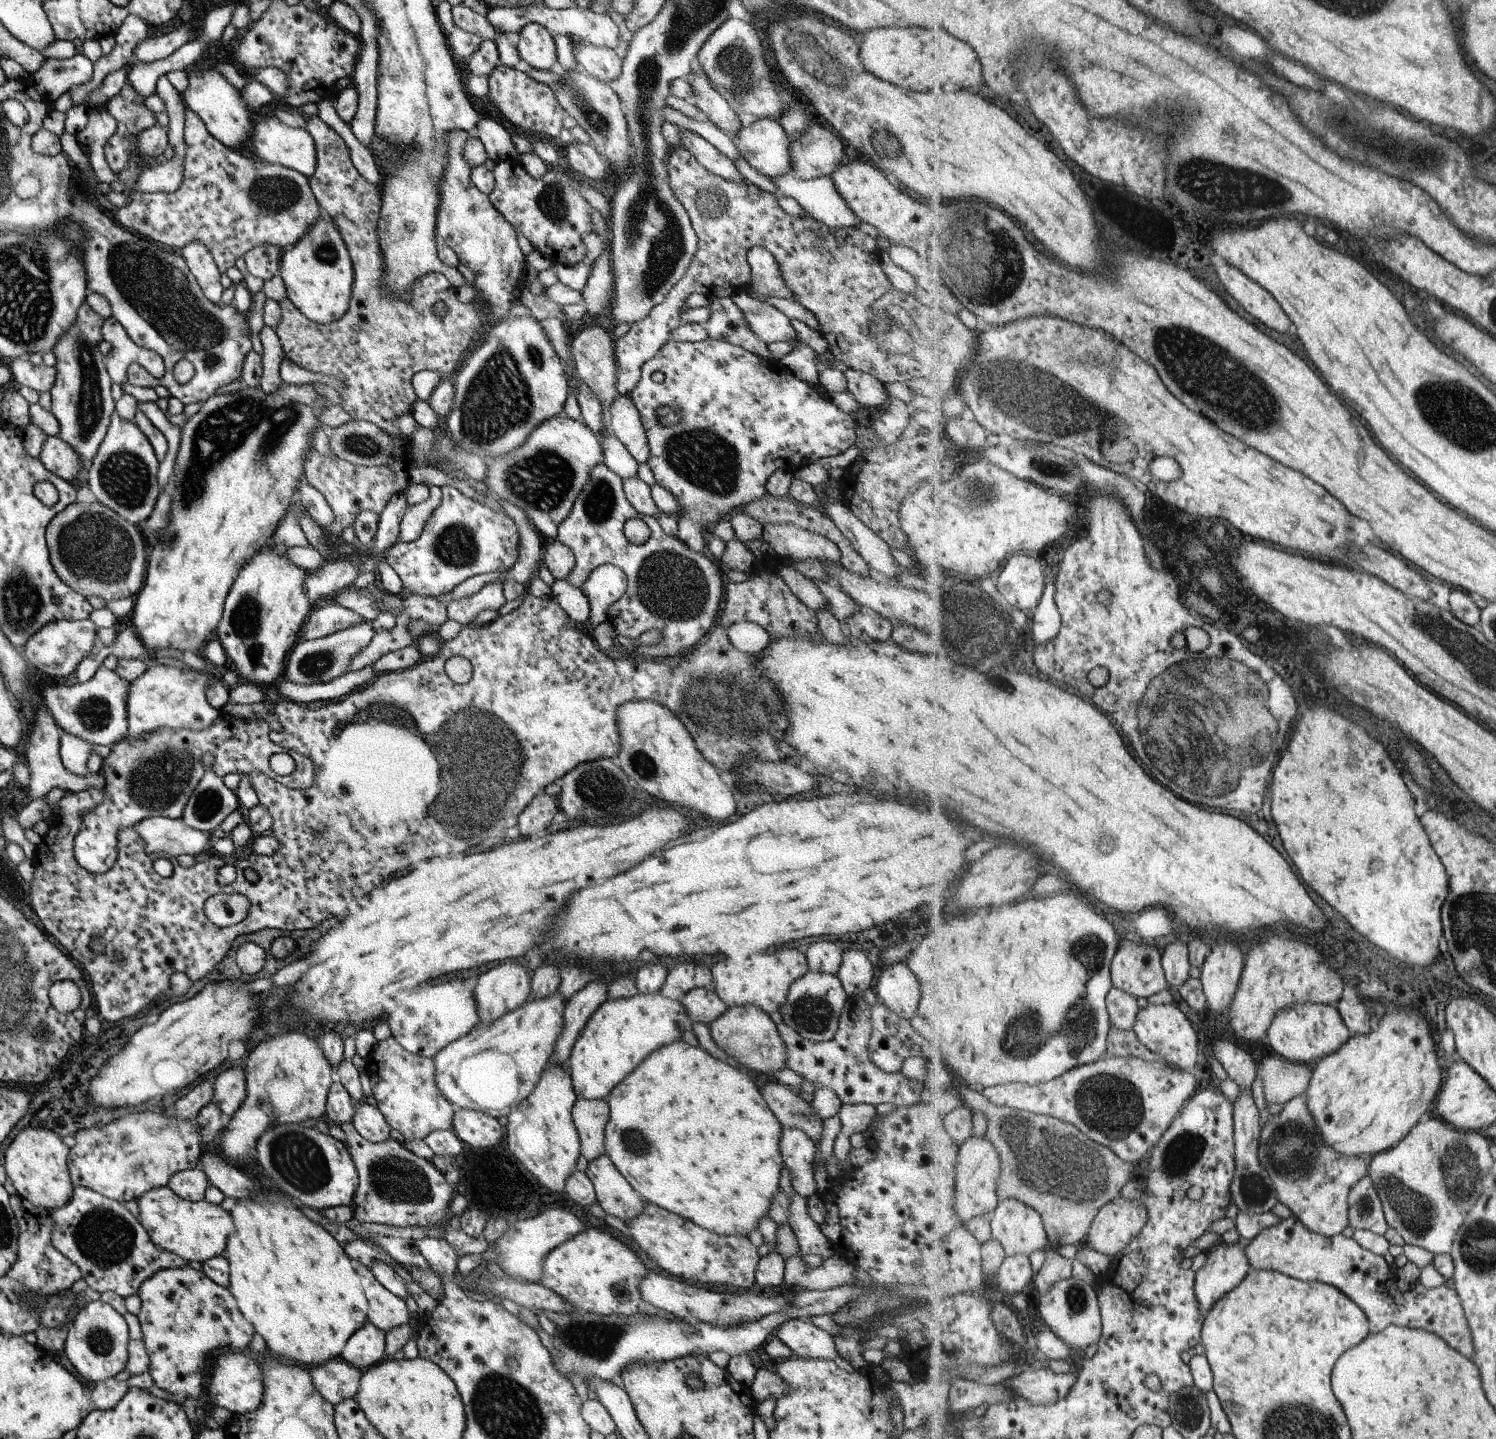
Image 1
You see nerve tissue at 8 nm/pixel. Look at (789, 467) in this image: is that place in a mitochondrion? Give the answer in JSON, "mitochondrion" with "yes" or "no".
{"mitochondrion":"no"}

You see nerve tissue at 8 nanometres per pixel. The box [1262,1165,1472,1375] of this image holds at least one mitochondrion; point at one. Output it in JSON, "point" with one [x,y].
{"point":[1418,1222]}

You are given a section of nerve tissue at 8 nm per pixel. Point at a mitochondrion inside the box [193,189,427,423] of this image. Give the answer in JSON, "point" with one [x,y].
{"point":[327,253]}

